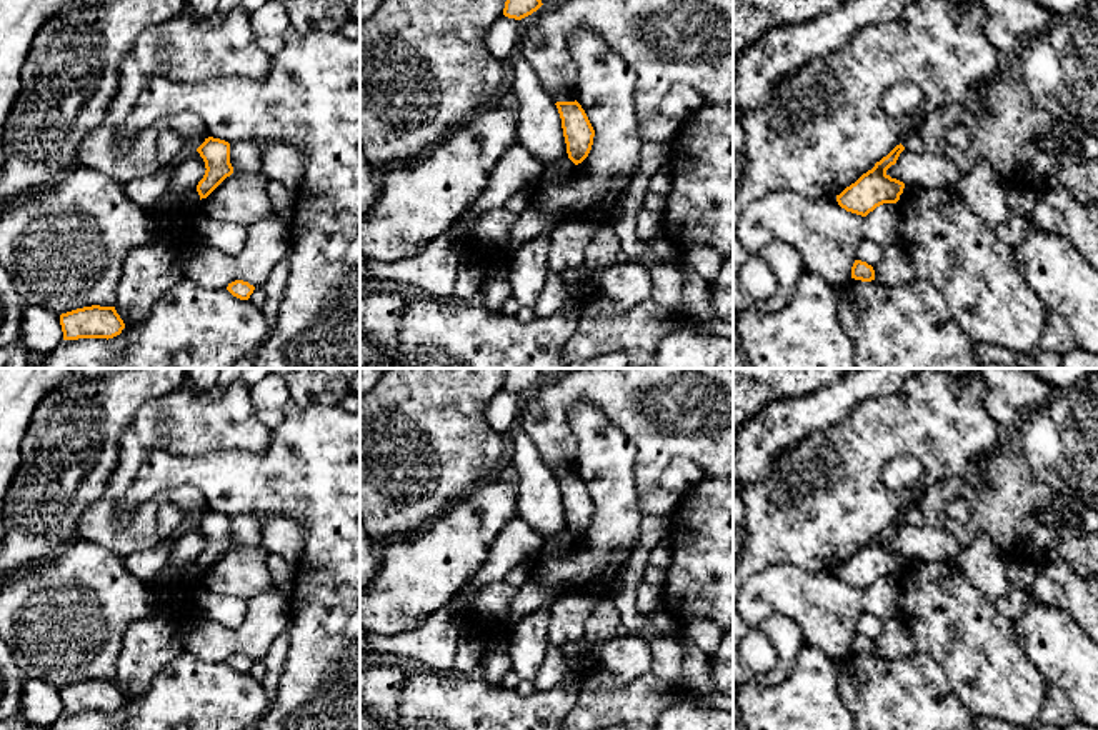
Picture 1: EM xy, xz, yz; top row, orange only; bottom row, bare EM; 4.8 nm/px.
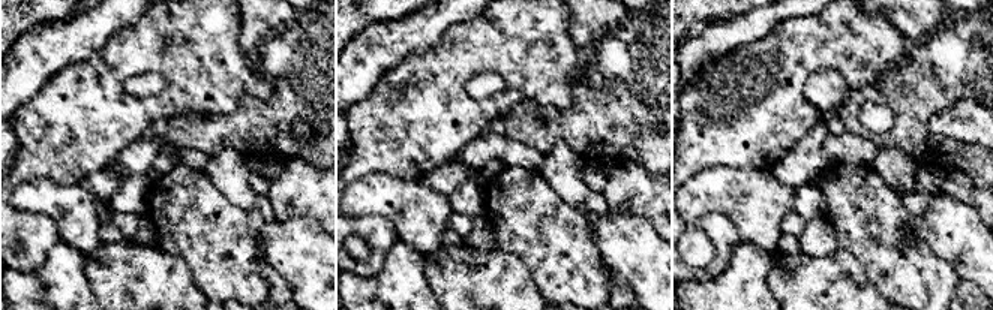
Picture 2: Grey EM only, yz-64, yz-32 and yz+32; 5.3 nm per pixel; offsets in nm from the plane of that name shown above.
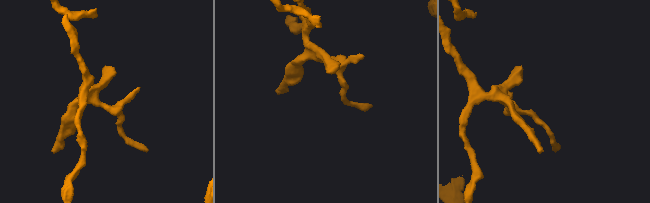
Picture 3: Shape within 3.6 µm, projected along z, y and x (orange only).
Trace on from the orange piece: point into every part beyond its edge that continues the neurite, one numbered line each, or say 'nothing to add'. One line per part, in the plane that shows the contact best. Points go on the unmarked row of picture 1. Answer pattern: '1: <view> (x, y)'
nothing to add

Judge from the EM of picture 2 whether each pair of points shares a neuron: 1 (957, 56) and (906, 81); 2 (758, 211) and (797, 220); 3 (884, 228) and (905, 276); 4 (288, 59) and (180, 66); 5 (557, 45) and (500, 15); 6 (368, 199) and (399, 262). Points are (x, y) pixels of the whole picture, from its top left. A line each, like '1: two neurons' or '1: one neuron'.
1: one neuron
2: two neurons
3: one neuron
4: two neurons
5: one neuron
6: two neurons

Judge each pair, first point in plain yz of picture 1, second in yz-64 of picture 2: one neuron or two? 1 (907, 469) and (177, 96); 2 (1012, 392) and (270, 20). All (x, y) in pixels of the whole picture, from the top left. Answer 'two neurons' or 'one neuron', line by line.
1: two neurons
2: one neuron

